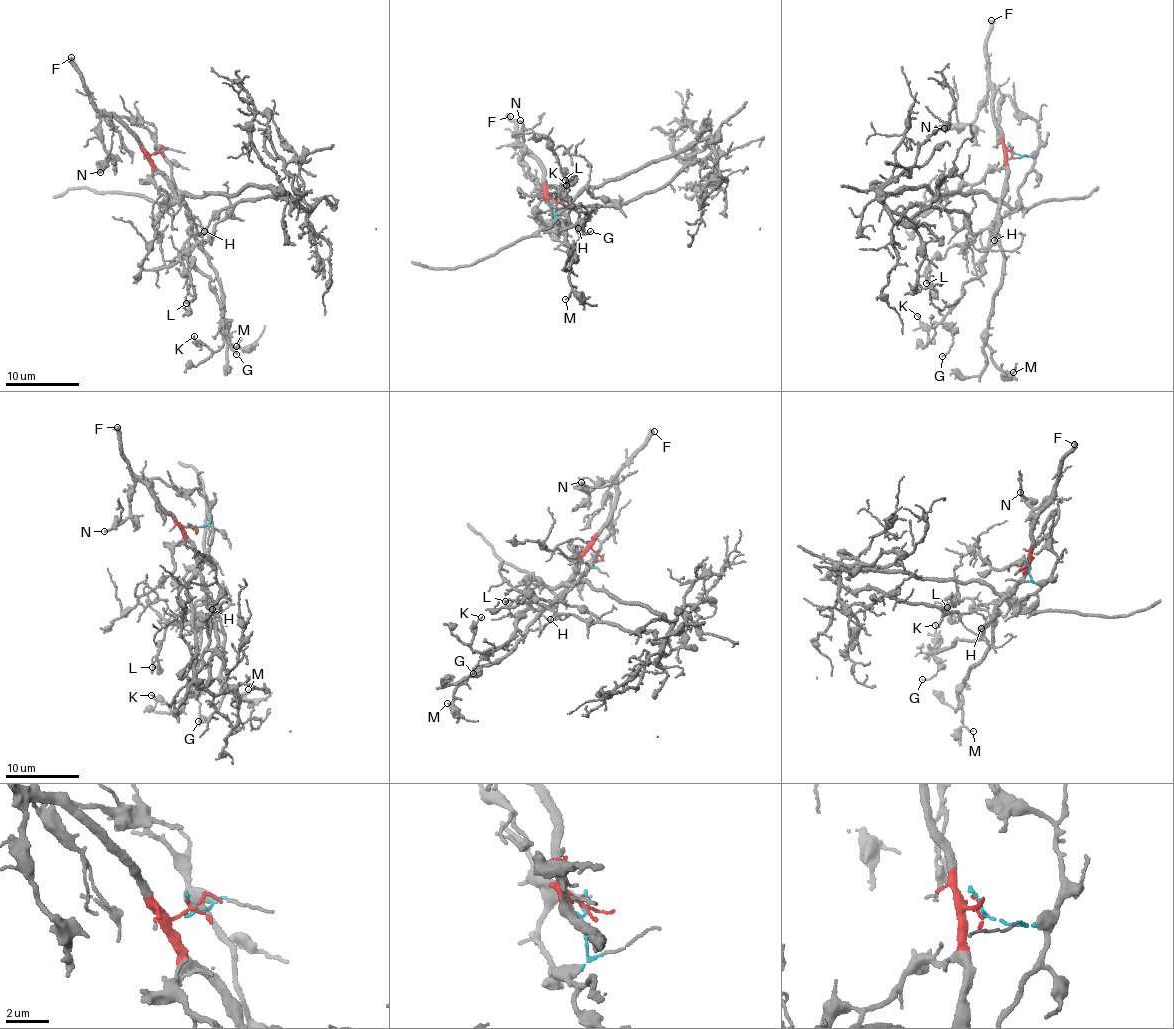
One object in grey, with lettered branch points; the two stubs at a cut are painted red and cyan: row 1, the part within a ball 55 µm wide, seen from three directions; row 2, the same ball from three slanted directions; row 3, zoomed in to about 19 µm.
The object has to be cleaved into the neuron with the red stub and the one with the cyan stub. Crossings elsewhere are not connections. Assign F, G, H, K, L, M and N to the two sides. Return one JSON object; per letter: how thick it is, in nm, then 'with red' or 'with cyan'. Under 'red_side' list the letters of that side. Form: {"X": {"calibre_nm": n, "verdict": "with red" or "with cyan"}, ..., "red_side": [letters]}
{"F": {"calibre_nm": 440, "verdict": "with red"}, "G": {"calibre_nm": 100, "verdict": "with red"}, "H": {"calibre_nm": 100, "verdict": "with red"}, "K": {"calibre_nm": 80, "verdict": "with red"}, "L": {"calibre_nm": 130, "verdict": "with red"}, "M": {"calibre_nm": 130, "verdict": "with red"}, "N": {"calibre_nm": 120, "verdict": "with red"}, "red_side": ["F", "G", "H", "K", "L", "M", "N"]}

